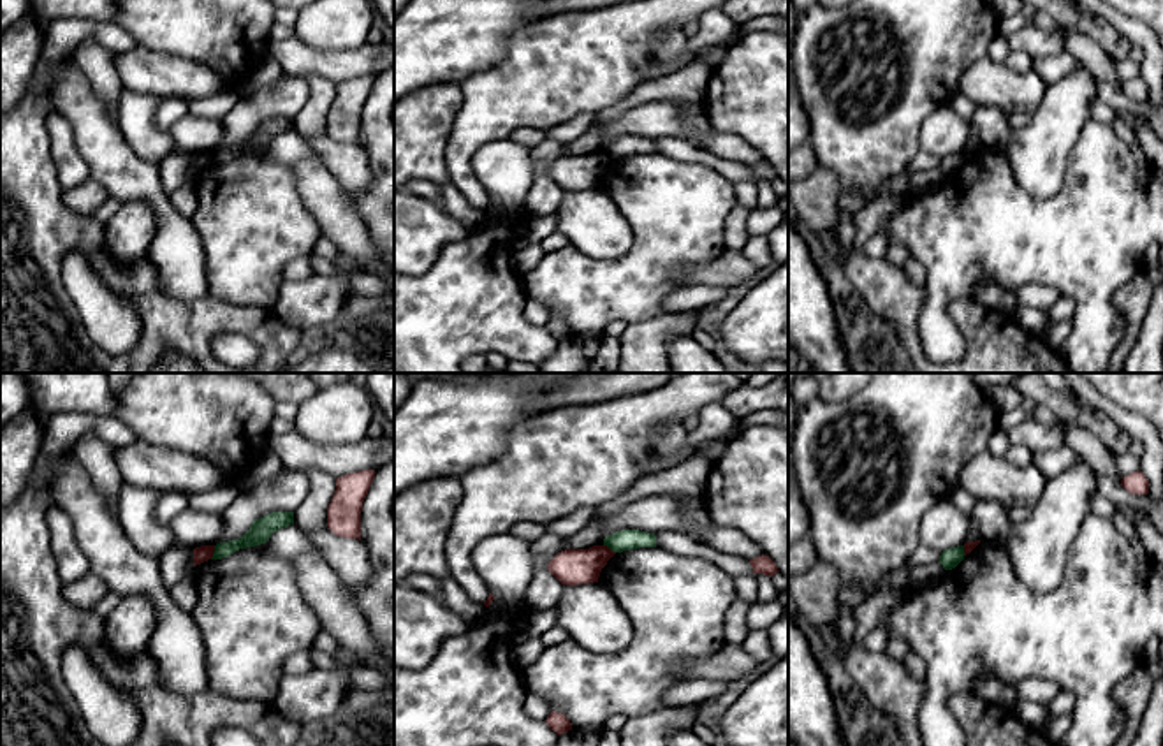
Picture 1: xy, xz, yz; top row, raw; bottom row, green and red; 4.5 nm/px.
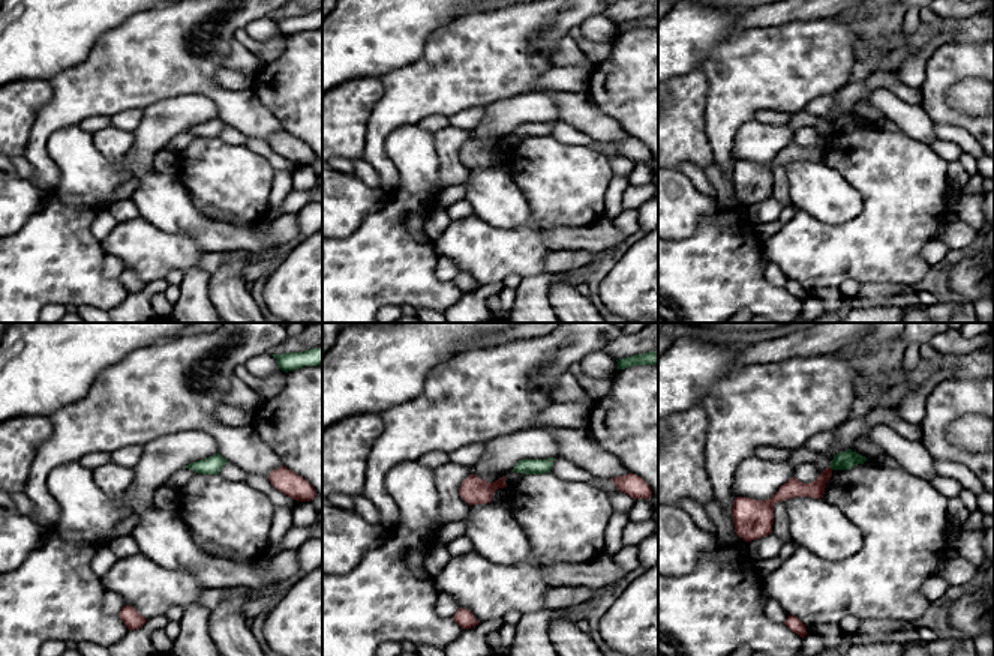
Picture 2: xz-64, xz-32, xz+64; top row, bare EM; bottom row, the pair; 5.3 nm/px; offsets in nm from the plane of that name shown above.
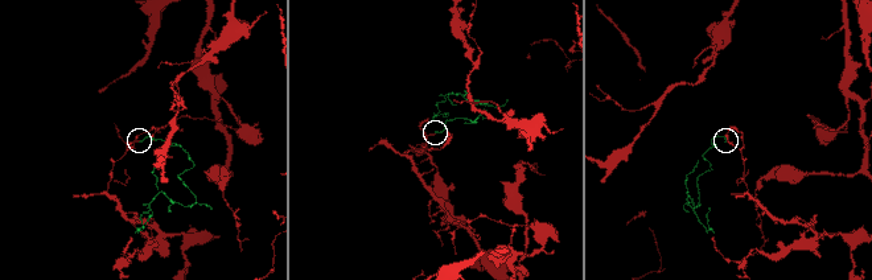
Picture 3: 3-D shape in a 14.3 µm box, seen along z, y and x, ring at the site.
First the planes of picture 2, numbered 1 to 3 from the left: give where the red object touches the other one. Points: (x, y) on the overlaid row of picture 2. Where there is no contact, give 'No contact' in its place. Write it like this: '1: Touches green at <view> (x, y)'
1: No contact
2: No contact
3: No contact

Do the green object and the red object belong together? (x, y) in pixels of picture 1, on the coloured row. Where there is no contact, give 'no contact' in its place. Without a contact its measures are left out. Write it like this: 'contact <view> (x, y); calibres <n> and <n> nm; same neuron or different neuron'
contact xy (213, 553); calibres 110 and 70 nm; different neuron

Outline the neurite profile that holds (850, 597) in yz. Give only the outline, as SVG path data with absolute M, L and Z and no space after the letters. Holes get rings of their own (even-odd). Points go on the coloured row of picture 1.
M848 584L839 588L838 603L841 612L852 612L860 607L869 596L876 595L880 589L864 588L860 584Z

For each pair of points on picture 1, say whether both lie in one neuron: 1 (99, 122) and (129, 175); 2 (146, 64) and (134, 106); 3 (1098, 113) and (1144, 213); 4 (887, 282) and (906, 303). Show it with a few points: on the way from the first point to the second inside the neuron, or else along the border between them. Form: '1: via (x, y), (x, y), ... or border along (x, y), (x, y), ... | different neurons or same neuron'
1: via (99, 134), (99, 141), (117, 162) | same neuron
2: border along (122, 85), (159, 99) | different neurons
3: border along (1091, 117), (1111, 125) | different neurons
4: via (891, 287), (901, 298) | same neuron

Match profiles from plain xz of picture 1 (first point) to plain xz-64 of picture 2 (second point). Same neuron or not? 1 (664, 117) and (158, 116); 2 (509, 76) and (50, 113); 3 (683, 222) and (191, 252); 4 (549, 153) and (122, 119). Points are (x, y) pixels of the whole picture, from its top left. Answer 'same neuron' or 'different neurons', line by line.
1: same neuron
2: same neuron
3: same neuron
4: different neurons

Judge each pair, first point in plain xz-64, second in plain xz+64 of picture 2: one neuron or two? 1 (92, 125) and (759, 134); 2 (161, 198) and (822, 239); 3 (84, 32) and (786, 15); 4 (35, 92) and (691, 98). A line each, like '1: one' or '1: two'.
1: two
2: two
3: two
4: one

